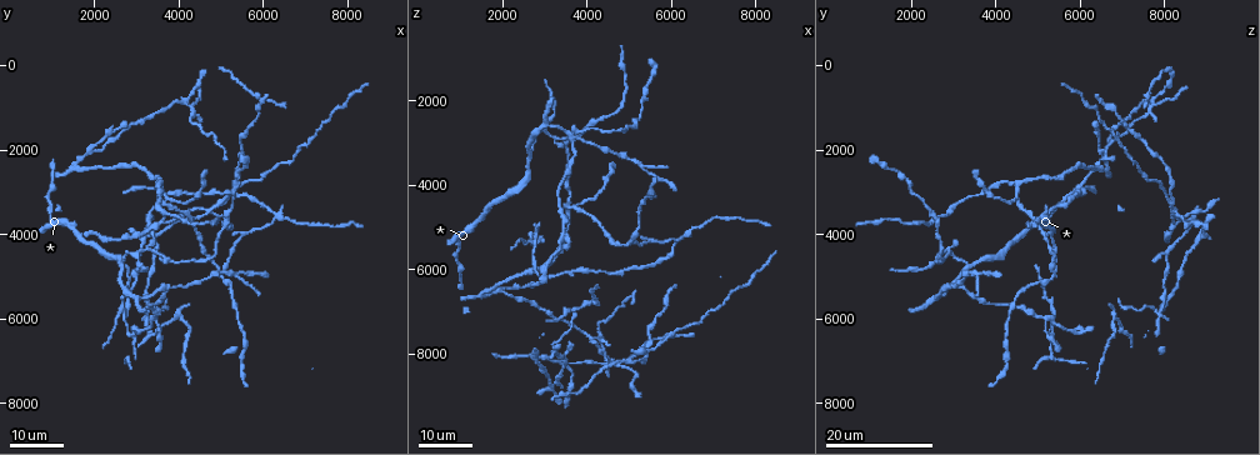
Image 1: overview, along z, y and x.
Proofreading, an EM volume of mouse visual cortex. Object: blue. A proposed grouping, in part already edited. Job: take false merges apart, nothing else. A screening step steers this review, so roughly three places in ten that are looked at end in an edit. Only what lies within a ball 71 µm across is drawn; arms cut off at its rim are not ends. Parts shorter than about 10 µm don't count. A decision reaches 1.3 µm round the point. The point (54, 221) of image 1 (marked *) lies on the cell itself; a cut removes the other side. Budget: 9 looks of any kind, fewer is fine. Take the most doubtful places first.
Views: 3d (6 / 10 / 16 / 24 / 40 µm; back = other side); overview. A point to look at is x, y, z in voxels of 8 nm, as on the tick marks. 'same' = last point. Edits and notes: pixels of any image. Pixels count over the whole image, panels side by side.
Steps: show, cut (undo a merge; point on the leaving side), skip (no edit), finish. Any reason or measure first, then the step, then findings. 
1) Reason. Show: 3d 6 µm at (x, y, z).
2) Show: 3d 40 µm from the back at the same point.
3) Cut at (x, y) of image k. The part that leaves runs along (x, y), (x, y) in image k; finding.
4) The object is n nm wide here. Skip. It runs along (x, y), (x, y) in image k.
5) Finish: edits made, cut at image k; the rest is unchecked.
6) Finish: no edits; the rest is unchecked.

Two arms in line, one across. Show: 3d 16 µm at (6350, 3550, 5200).

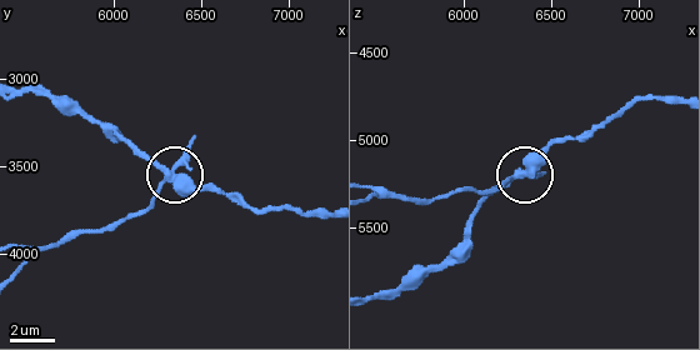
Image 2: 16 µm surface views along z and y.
Closer look. Show: 3d 6 µm at (6300, 3540, 5200).

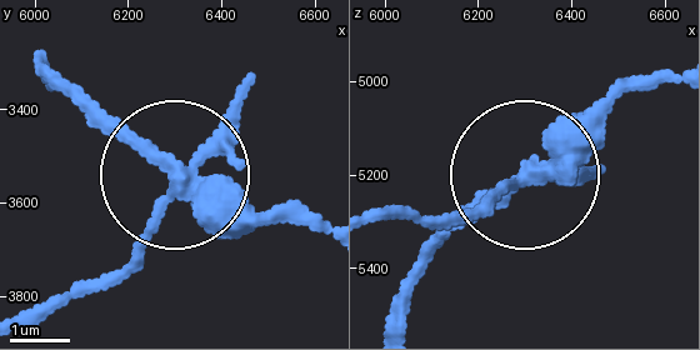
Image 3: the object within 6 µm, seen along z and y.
3 arms meet here. Skip. It runs along (375, 220), (475, 215), (624, 80) in image 3; all the same cell.

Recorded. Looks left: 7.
Four or more arms meet. Show: 3d 16 µm at (4950, 3200, 8150).

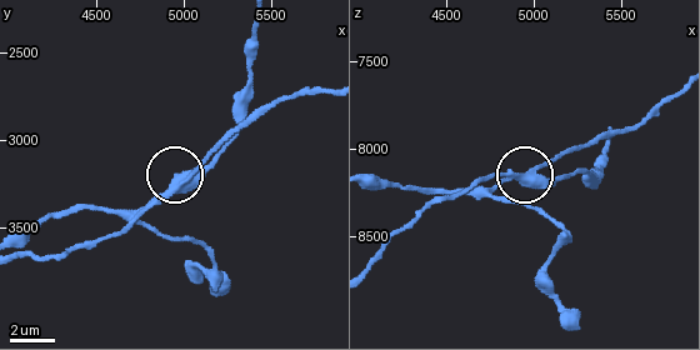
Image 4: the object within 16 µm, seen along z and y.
Zoom in. Show: 3d 10 µm at (5000, 3240, 8100).

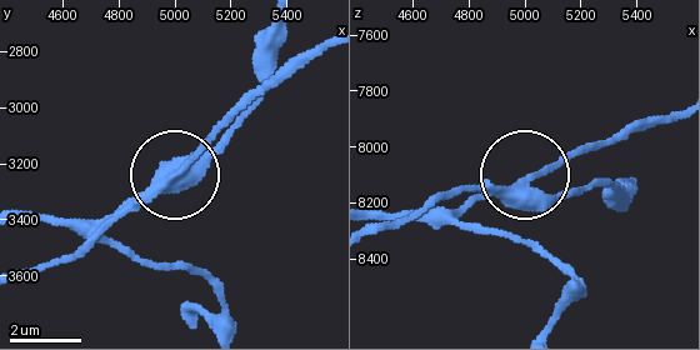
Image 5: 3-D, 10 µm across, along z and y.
Cut at (110, 224) of image 5. The part that leaves runs along (156, 193), (234, 115), (324, 51) in image 5; two cells meet here.

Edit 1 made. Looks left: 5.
Two arms in line, one across. Show: 3d 16 µm at (4950, 5000, 5400).

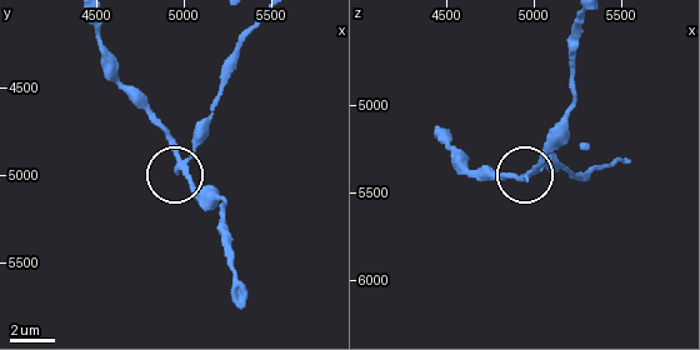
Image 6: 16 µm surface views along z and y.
Show: 3d 10 µm at (5000, 4940, 5360).

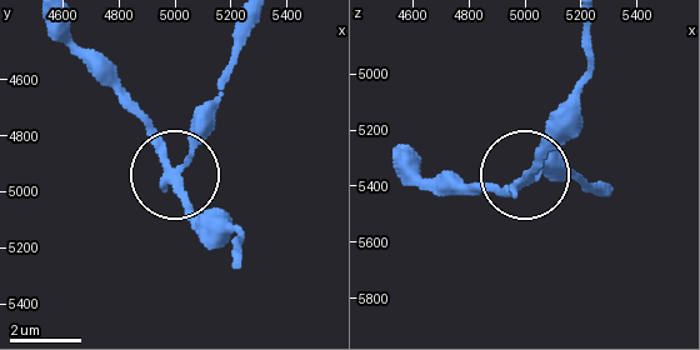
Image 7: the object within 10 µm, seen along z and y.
3 arms meet here. Skip. Continuous, no second cell.

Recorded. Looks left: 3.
Three arms meet. Show: 3d 16 µm at (3750, 3150, 4500).

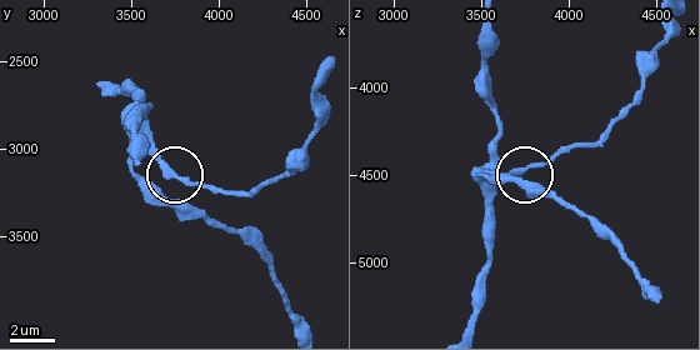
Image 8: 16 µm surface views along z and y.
Show: 3d 10 µm at (3720, 3140, 4480).

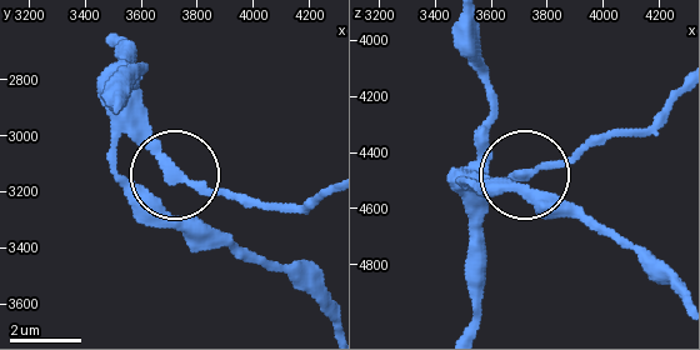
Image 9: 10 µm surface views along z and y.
The side arm is 15 µm long. Skip. All the same cell.

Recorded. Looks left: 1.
Finish: edits made, cut at image 5; the rest is unchecked.

